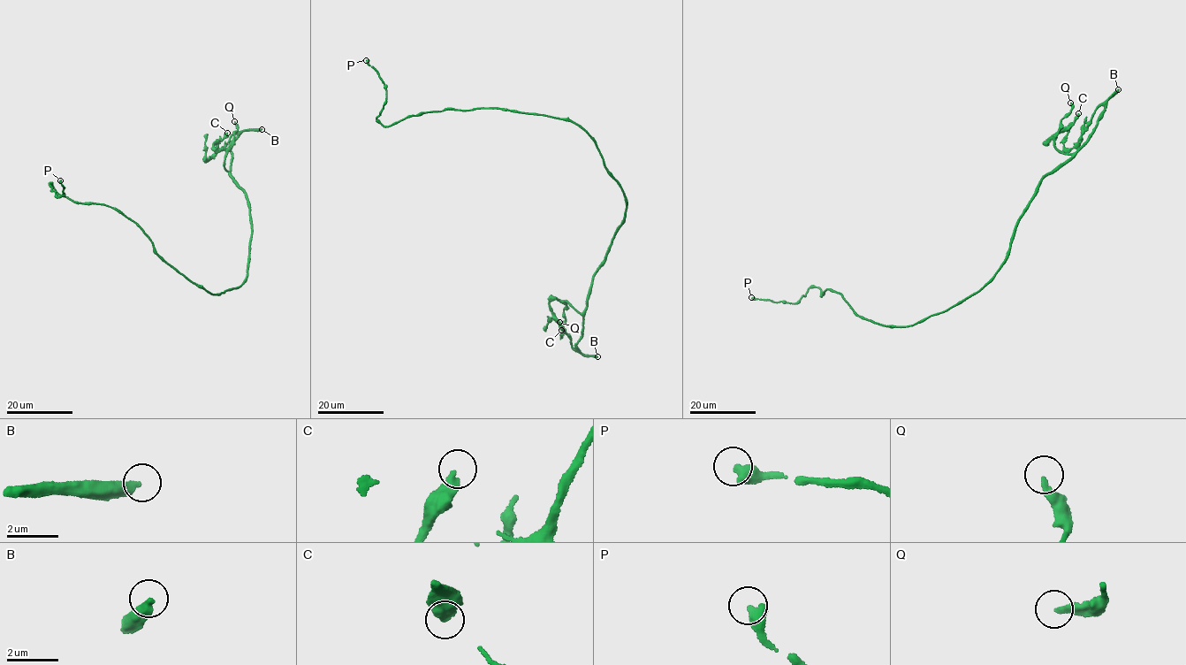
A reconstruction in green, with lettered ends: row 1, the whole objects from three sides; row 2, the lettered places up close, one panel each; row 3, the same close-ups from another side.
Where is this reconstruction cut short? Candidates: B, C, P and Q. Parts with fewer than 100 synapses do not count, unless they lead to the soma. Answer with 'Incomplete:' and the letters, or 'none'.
Incomplete: B

